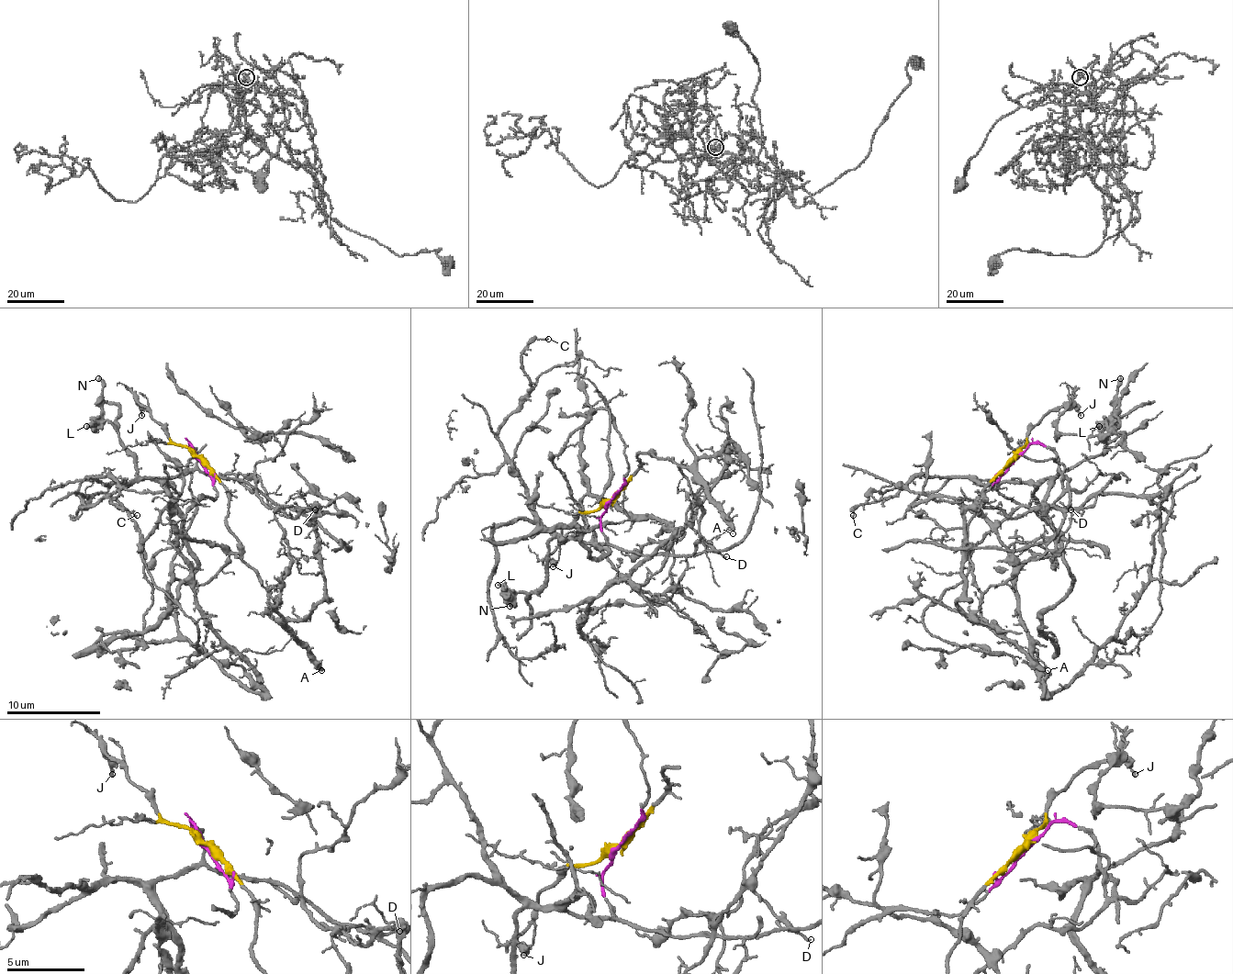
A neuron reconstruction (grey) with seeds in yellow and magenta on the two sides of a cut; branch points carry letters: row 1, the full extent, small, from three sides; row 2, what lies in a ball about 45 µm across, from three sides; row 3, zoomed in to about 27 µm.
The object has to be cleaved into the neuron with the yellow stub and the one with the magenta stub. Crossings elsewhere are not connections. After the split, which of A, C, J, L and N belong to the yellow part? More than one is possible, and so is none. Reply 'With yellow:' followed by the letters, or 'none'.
With yellow: A, J

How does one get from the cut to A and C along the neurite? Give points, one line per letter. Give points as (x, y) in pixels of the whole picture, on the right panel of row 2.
A: (1014, 457), (979, 498), (969, 525), (967, 558), (981, 591), (981, 617), (1047, 671)
C: (1016, 460), (1045, 443), (1056, 455), (1056, 476), (1019, 483), (913, 476), (852, 516)

